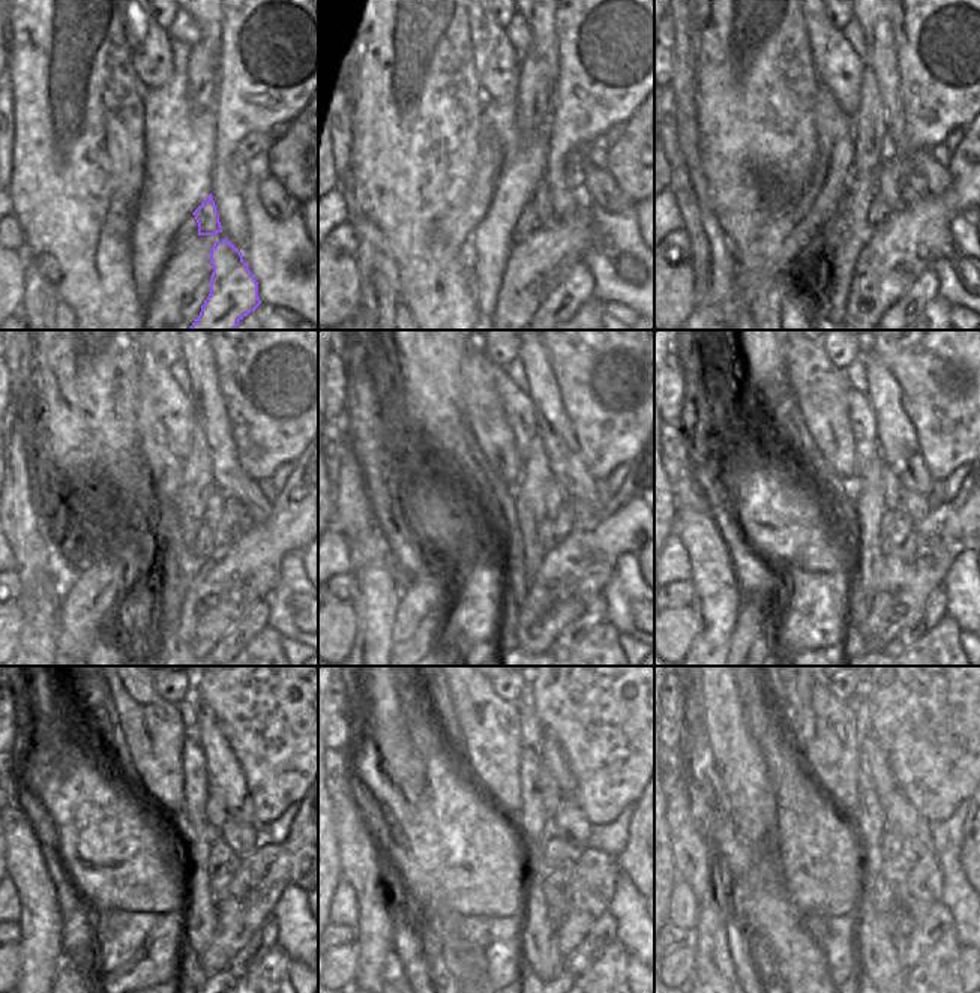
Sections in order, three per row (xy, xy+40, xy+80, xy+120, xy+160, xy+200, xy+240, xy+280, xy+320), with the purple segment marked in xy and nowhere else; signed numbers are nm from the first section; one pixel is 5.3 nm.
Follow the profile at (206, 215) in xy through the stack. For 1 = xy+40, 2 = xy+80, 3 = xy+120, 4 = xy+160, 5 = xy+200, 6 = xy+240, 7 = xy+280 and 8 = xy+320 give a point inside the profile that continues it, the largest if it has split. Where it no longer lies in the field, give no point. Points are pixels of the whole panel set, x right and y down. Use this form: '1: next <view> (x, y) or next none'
1: next xy+40 (542, 203)
2: next xy+80 (887, 185)
3: next xy+120 (216, 501)
4: next xy+160 (554, 497)
5: next xy+200 (890, 485)
6: next xy+240 (216, 815)
7: next xy+280 (550, 789)
8: next xy+320 (872, 750)

